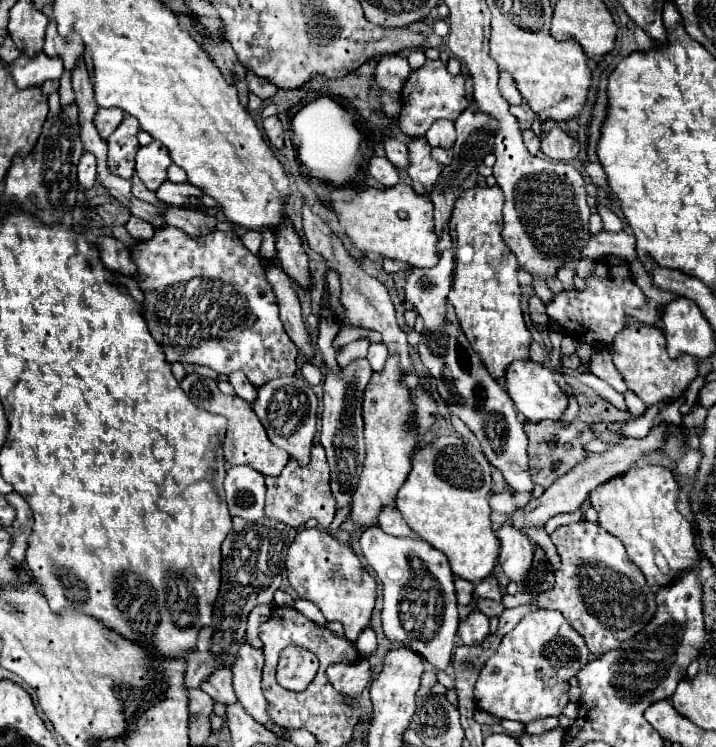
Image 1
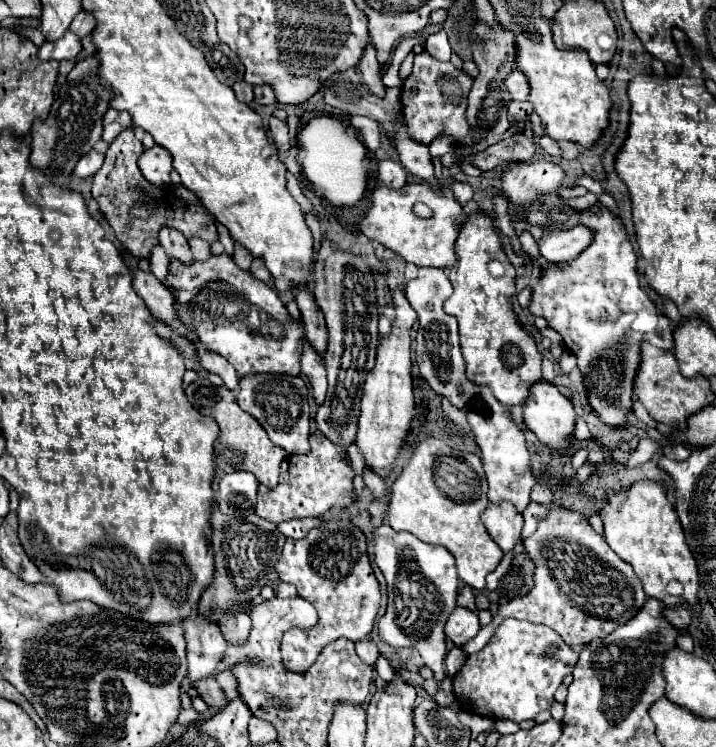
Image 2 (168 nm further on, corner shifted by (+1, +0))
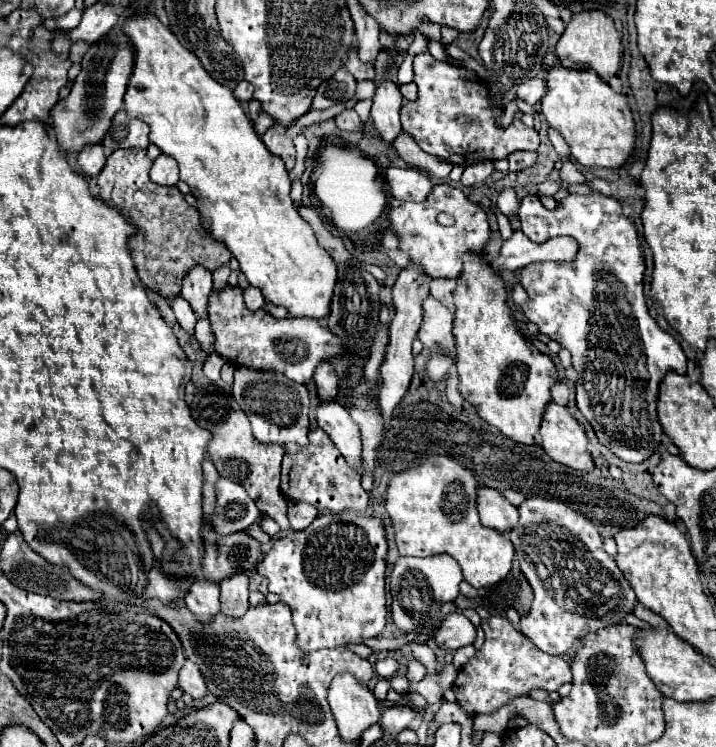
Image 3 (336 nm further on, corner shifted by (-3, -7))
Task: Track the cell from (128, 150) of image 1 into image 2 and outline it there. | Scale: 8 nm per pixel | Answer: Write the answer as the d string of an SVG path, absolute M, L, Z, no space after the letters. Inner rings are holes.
M127 128L121 132L111 144L109 150L105 152L105 162L101 170L93 176L93 198L97 200L101 212L105 214L109 226L113 228L117 240L135 256L135 258L149 258L151 248L159 242L157 234L161 226L171 226L177 228L179 232L185 234L185 238L199 236L207 242L217 240L217 230L213 224L213 216L203 208L203 206L193 206L181 200L179 196L173 194L171 188L155 188L151 186L139 166L137 160L143 154L143 144L135 136L133 128Z

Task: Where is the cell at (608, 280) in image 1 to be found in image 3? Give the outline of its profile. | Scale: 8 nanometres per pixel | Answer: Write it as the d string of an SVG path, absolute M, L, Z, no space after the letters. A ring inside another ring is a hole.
M529 193L519 203L519 219L523 233L533 243L545 243L553 237L569 235L577 241L577 255L569 263L543 261L531 263L521 269L521 285L527 291L527 301L523 303L523 313L533 321L543 335L555 339L571 351L573 367L577 371L577 407L583 417L591 423L597 439L609 451L613 451L621 461L643 463L649 459L657 447L663 443L663 429L657 419L657 397L663 377L671 371L685 375L687 357L681 351L681 345L663 331L649 315L645 295L643 295L643 275L645 259L639 247L639 237L635 225L623 215L621 203L601 193L575 195L569 193L553 211L547 211L537 195Z

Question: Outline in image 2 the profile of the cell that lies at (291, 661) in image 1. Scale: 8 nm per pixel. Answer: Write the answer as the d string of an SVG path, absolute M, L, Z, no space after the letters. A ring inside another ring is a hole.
M327 520L321 528L309 530L301 540L287 538L281 560L275 566L279 578L293 584L301 598L311 602L319 614L315 630L289 630L281 642L283 666L289 672L307 672L319 652L337 638L349 638L353 642L363 640L379 612L379 582L367 558L367 542L359 528L349 520Z

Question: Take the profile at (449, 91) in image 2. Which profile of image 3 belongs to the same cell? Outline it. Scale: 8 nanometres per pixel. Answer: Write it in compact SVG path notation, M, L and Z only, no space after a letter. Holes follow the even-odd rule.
M429 51L415 55L413 71L419 97L401 107L401 123L403 131L411 135L425 153L467 167L481 161L505 159L513 151L537 151L539 133L533 127L523 125L523 121L513 121L507 129L497 127L501 109L497 105L495 109L491 107L487 85L471 71L437 61Z

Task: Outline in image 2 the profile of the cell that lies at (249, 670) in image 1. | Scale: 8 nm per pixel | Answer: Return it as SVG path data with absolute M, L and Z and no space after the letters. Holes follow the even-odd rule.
M225 614L221 618L221 632L231 646L243 646L251 632L251 618L247 614Z

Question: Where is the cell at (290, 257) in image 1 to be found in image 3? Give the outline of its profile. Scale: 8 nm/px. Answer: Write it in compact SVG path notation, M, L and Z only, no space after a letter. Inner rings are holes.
M321 363L321 367L317 367L313 379L315 379L317 393L319 393L321 401L335 401L337 399L339 377L333 371L333 363Z

